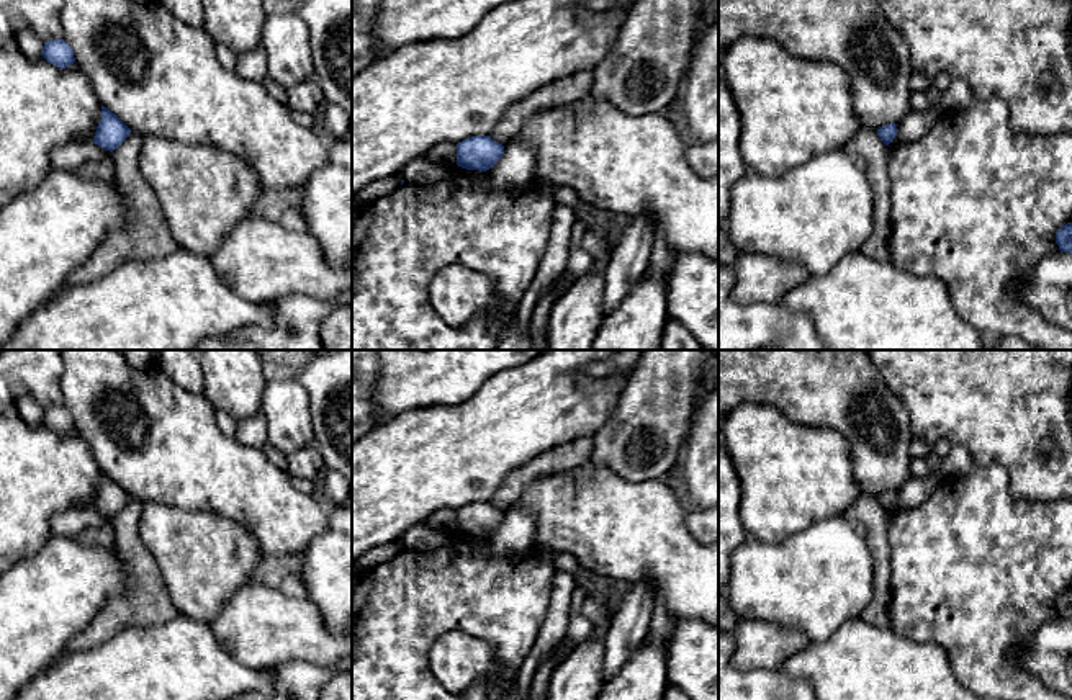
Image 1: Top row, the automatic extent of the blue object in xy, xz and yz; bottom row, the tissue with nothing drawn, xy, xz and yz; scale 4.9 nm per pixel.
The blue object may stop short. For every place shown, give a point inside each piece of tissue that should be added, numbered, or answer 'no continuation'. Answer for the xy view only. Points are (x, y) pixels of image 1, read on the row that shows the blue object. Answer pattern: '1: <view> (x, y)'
no continuation

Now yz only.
no continuation

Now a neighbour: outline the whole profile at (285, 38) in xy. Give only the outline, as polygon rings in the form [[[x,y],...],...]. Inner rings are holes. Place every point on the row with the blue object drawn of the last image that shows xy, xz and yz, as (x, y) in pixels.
[[[296,10],[267,15],[260,46],[267,54],[268,79],[282,88],[314,79],[309,29]]]

